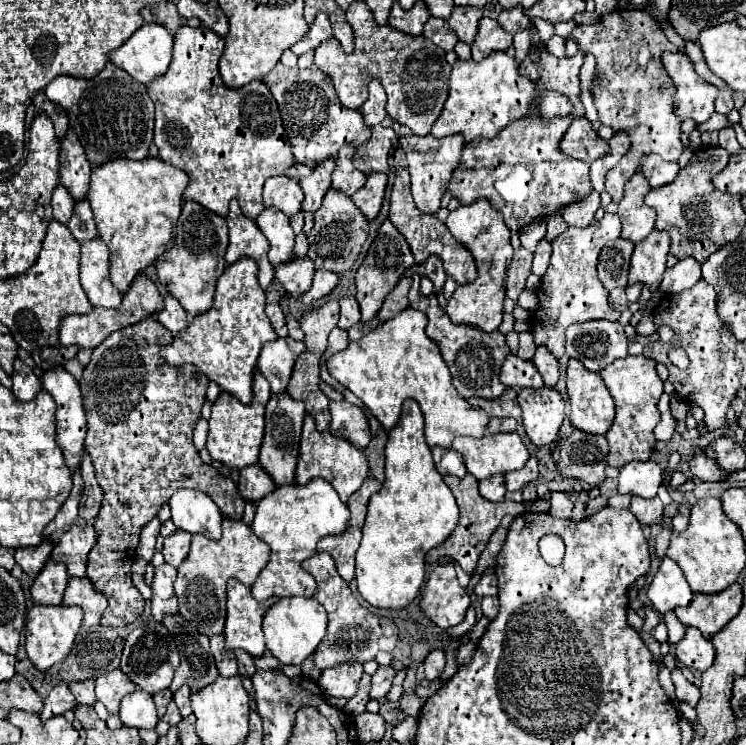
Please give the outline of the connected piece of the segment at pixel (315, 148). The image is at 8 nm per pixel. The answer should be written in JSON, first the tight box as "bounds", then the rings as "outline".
{"bounds":[264,63,370,167],"outline":[[[278,63],[264,79],[268,89],[272,91],[284,129],[288,133],[292,153],[298,163],[314,167],[326,157],[336,157],[338,149],[344,143],[360,145],[370,139],[370,127],[364,123],[364,117],[358,109],[348,109],[340,103],[334,85],[326,73],[320,69],[288,69]]]}

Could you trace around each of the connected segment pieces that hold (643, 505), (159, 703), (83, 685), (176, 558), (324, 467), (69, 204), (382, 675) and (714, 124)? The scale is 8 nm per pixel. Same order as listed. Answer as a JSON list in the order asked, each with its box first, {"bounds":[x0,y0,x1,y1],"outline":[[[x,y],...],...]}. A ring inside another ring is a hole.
[{"bounds":[630,497,662,525],"outline":[[[632,497],[632,505],[630,511],[636,515],[636,519],[644,525],[652,525],[658,523],[662,519],[662,501],[658,497],[652,499],[642,499],[642,497]]]},{"bounds":[154,689,172,717],"outline":[[[170,689],[154,695],[154,703],[156,703],[156,709],[158,709],[158,717],[162,717],[166,713],[166,705],[168,705],[170,699],[172,699],[172,691]]]},{"bounds":[68,679,96,705],"outline":[[[86,679],[86,681],[72,681],[68,683],[74,699],[82,705],[94,705],[96,695],[94,695],[94,679]]]},{"bounds":[162,529,192,567],"outline":[[[178,529],[176,533],[172,533],[170,537],[164,539],[162,553],[164,553],[166,563],[178,567],[186,559],[186,555],[190,551],[190,537],[192,535],[186,535],[182,529]]]},{"bounds":[296,413,368,503],"outline":[[[310,413],[304,419],[302,427],[302,439],[300,439],[300,455],[298,455],[298,465],[296,465],[296,483],[304,485],[312,477],[324,477],[326,481],[332,483],[332,487],[338,491],[340,499],[346,503],[348,497],[358,491],[362,481],[368,477],[368,461],[364,451],[354,447],[350,441],[332,435],[330,431],[318,431],[314,425],[314,419]]]},{"bounds":[52,185,74,223],"outline":[[[58,185],[52,193],[52,213],[54,219],[58,219],[60,223],[68,223],[70,215],[72,215],[72,207],[74,207],[74,199],[66,193],[64,185]]]},{"bounds":[370,665,396,699],"outline":[[[380,665],[378,671],[372,675],[372,689],[370,689],[370,697],[380,699],[384,697],[390,687],[392,687],[392,679],[394,679],[396,671],[390,665]]]},{"bounds":[698,113,728,131],"outline":[[[712,113],[712,117],[710,117],[706,123],[698,125],[700,131],[708,131],[708,129],[724,129],[724,127],[728,127],[728,117],[724,117],[724,115],[720,115],[720,113]]]}]

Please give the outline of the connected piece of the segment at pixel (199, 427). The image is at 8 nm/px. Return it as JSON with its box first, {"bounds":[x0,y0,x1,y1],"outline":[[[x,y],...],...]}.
{"bounds":[194,417,208,449],"outline":[[[200,417],[196,423],[196,429],[194,429],[194,443],[198,449],[202,449],[206,445],[206,435],[208,435],[208,421],[204,417]]]}

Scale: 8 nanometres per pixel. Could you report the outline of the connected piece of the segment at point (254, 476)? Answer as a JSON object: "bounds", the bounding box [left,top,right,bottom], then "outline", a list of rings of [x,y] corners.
{"bounds":[238,465,276,501],"outline":[[[248,465],[246,469],[240,471],[240,477],[238,477],[238,491],[244,499],[248,501],[258,501],[262,499],[264,495],[272,493],[276,487],[276,483],[272,481],[272,477],[258,465]]]}

